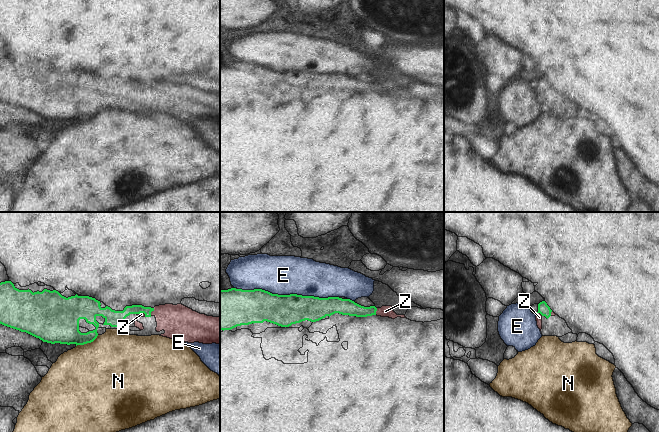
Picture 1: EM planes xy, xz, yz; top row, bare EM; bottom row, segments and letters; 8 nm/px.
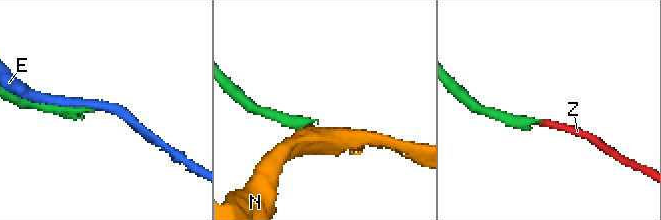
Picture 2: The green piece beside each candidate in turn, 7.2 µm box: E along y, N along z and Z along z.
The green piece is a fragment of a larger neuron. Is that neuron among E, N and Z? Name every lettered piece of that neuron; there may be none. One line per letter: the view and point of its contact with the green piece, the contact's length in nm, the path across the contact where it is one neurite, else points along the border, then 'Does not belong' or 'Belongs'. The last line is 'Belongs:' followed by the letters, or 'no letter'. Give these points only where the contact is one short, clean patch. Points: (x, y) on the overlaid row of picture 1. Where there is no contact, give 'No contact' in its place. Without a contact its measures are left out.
E: Touches green at xz (288, 295). Shared border 800 nm. Does not belong
N: Touches green at xy (87, 342). Shared border 200 nm. Boundary: xy (98, 335), (92, 341), (76, 346). Does not belong
Z: Touches green at xy (151, 311). Shared border 70 nm. Path across: xy (134, 309), (151, 311), (161, 312), (179, 322). Belongs
Belongs: Z

